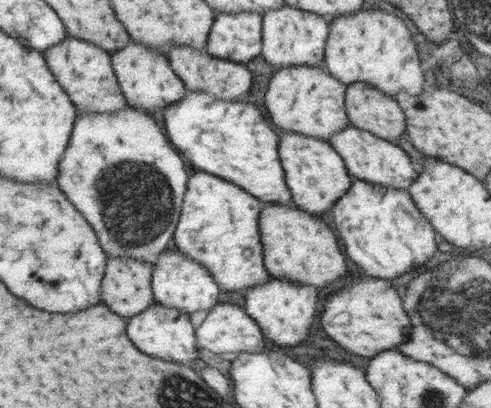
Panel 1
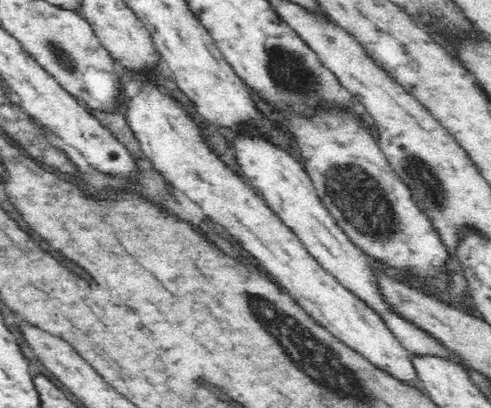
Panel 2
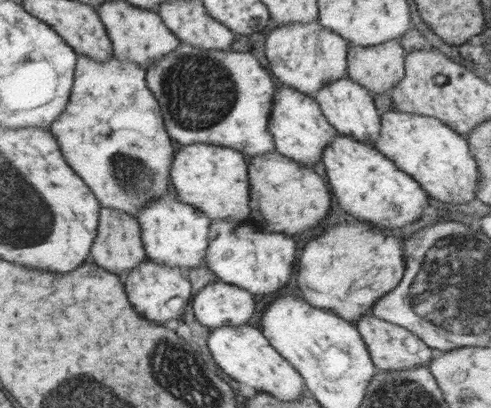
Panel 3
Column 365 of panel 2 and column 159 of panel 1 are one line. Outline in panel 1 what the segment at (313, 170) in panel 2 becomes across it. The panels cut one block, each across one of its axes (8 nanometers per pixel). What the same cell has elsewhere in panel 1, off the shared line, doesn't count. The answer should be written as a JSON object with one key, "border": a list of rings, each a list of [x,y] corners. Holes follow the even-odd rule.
{"border":[[[127,104],[113,114],[77,112],[69,142],[57,164],[55,182],[65,192],[65,196],[77,206],[77,210],[87,218],[107,256],[143,258],[149,264],[153,264],[151,258],[159,256],[169,246],[167,242],[173,234],[175,222],[179,222],[183,196],[187,192],[185,184],[189,182],[179,154],[171,146],[167,146],[161,128],[155,120],[151,120],[147,112],[149,110],[141,110]]]}

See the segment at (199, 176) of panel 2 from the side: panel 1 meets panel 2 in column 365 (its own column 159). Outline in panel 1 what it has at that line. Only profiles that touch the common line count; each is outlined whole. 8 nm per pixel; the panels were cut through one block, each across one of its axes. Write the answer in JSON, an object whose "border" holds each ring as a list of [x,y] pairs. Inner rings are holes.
{"border":[[[153,302],[145,312],[139,312],[137,316],[129,316],[127,332],[131,332],[131,340],[135,340],[135,344],[139,344],[139,348],[143,348],[143,352],[147,352],[149,356],[183,362],[183,364],[197,358],[189,314],[185,314],[185,310],[181,308],[169,308],[161,302]]]}

